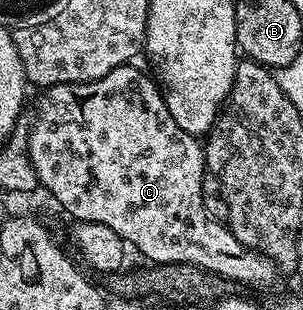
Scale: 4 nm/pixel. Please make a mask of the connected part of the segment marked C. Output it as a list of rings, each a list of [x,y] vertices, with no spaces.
[[[128,65],[113,69],[105,77],[92,83],[58,83],[46,88],[40,94],[43,96],[39,99],[39,112],[36,113],[35,124],[32,125],[31,131],[29,130],[27,135],[27,152],[39,178],[39,187],[42,190],[47,190],[72,215],[72,220],[80,223],[109,225],[109,229],[113,229],[113,233],[120,235],[124,243],[130,245],[134,250],[136,247],[145,258],[152,259],[152,264],[184,263],[187,267],[196,267],[220,280],[228,279],[231,283],[240,283],[243,287],[273,286],[278,279],[281,279],[280,272],[275,270],[273,261],[269,261],[264,255],[241,245],[241,241],[237,241],[237,237],[233,237],[230,227],[213,221],[213,217],[209,217],[209,213],[205,213],[201,197],[201,181],[205,174],[204,148],[196,136],[185,133],[185,129],[181,129],[181,125],[177,125],[177,121],[173,121],[173,113],[169,113],[169,109],[165,105],[158,82],[150,74],[147,75],[142,75],[135,65]]]

